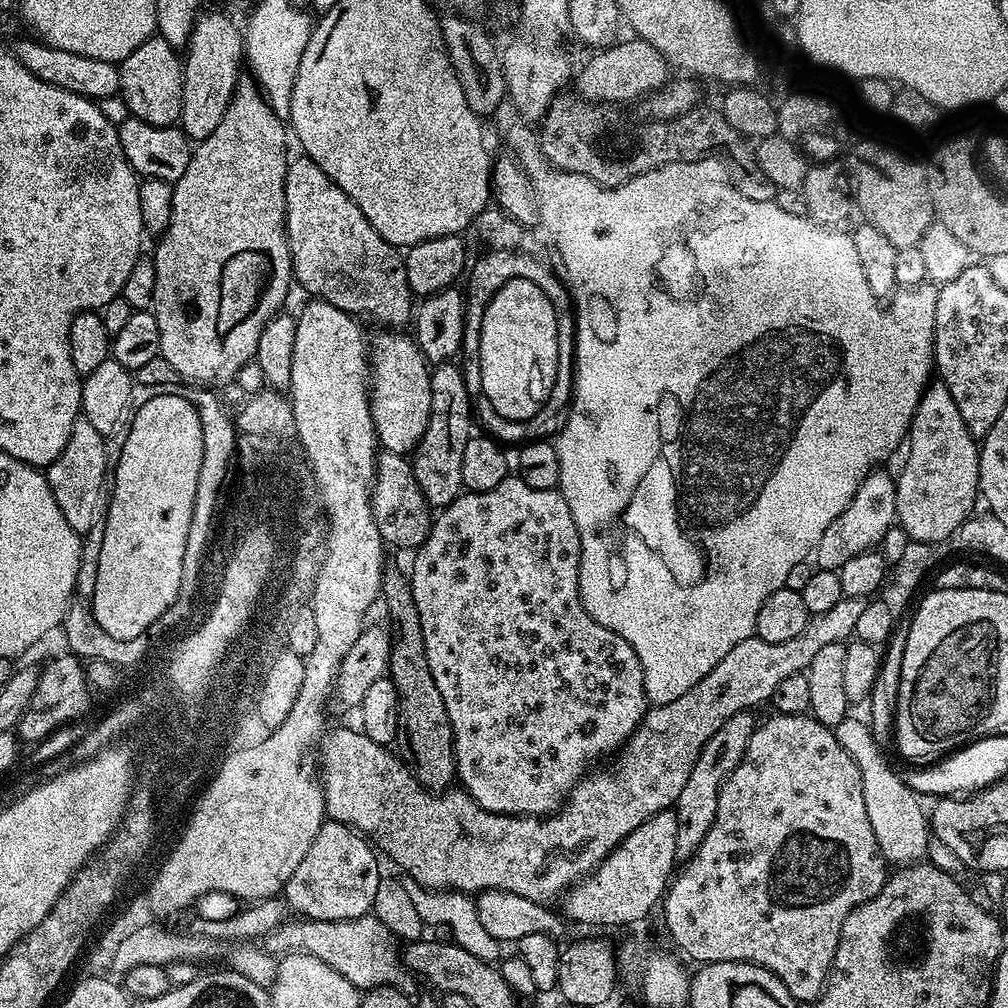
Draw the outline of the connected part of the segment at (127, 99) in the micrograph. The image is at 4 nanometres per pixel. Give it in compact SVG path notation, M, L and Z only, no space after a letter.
M153 34L134 54L130 54L121 60L120 69L120 91L119 95L128 107L129 113L136 116L142 122L148 122L150 126L162 126L163 128L173 127L180 119L182 110L182 86L184 85L184 65L177 49L172 48L168 42L158 34Z

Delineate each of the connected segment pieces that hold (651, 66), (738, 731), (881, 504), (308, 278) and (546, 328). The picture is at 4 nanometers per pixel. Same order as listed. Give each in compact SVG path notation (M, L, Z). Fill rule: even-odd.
M624 40L609 43L601 47L584 65L579 65L574 76L574 85L580 90L579 95L586 100L597 102L628 102L635 96L641 98L668 83L668 60L648 40Z
M746 711L726 718L726 722L718 726L714 738L710 738L710 742L702 746L702 754L698 754L698 762L694 762L694 770L690 770L690 778L686 778L686 786L682 786L682 794L678 794L674 805L678 822L677 861L687 862L691 859L698 846L702 846L702 838L706 838L710 826L714 826L714 818L718 814L720 785L726 782L726 778L736 769L738 762L742 762L746 746L750 746L750 738L756 729L758 720L752 715L751 711Z
M877 471L861 484L856 497L848 503L846 510L822 534L814 549L814 560L824 570L838 570L842 565L858 558L863 552L873 551L883 542L884 535L897 523L896 482L886 473Z
M293 159L286 170L286 218L284 229L288 231L288 249L292 255L292 275L295 283L301 284L309 297L325 300L353 318L373 316L388 330L400 330L404 323L414 316L414 293L410 290L404 256L392 245L386 243L366 222L366 214L358 210L352 201L334 181L312 160Z
M514 278L502 286L491 298L482 316L481 350L481 390L494 411L505 420L529 420L542 410L550 398L555 375L558 374L558 340L562 337L562 325L555 320L554 307L546 294L525 278Z

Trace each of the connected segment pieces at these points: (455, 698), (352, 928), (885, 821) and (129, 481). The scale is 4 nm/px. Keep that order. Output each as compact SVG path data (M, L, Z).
M510 474L502 482L498 482L498 486L494 486L494 490L486 490L485 492L465 491L457 496L454 503L449 504L433 519L432 530L426 538L426 542L415 549L413 556L416 557L412 560L410 579L412 581L412 593L414 594L414 606L418 606L418 618L422 622L422 638L426 642L426 662L430 662L430 674L434 674L434 682L438 685L438 694L442 694L442 702L446 702L446 714L450 714L452 741L456 751L456 775L463 791L472 796L474 802L478 802L478 806L482 806L499 816L541 817L559 812L564 807L566 797L572 789L584 779L586 773L593 767L591 764L595 760L602 759L603 756L609 755L608 757L611 757L613 754L619 753L620 749L627 744L628 739L636 732L636 727L644 721L644 714L650 707L648 695L644 689L642 662L638 662L638 654L634 654L630 642L626 642L626 638L614 634L614 630L606 630L606 626L594 622L594 618L590 618L590 614L584 609L584 603L580 597L580 539L578 538L578 526L574 526L574 514L570 514L570 506L566 506L566 498L556 488L534 490L530 486L526 486L526 482L522 482L519 475L516 474Z
M376 915L353 920L291 920L263 937L262 946L272 956L279 958L297 952L322 958L330 970L338 970L358 990L393 988L405 994L415 990L417 981L404 967L401 945Z
M849 714L845 720L838 722L834 729L842 750L854 758L862 774L862 798L866 801L866 818L874 829L874 838L878 838L880 853L892 866L911 866L923 861L928 855L928 838L930 820L926 808L920 805L921 797L903 780L899 771L888 765L876 736L856 717Z
M174 394L156 396L145 404L139 405L131 413L131 424L128 427L125 444L122 446L121 457L114 469L114 479L110 489L112 500L109 502L108 512L105 516L105 537L98 545L98 572L94 582L92 610L98 622L99 631L109 636L109 641L118 639L138 639L145 635L147 628L157 623L169 607L177 603L180 596L180 583L182 582L182 562L186 558L186 538L190 534L190 518L194 512L194 494L198 490L198 474L202 470L204 461L204 443L202 442L202 422L198 418L198 410L184 397Z

